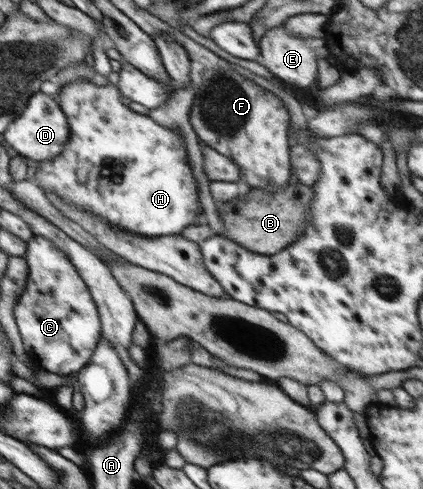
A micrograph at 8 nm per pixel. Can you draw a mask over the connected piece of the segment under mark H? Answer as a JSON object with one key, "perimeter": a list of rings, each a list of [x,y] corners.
{"perimeter":[[[75,81],[75,83],[69,83],[69,85],[62,87],[61,93],[59,93],[59,101],[61,102],[61,110],[64,111],[67,122],[69,122],[70,134],[64,150],[56,158],[42,161],[40,162],[40,167],[36,167],[35,178],[37,178],[37,184],[42,190],[57,194],[59,198],[70,203],[70,205],[74,205],[78,207],[78,209],[86,209],[86,211],[98,215],[101,219],[108,221],[111,225],[116,225],[116,227],[123,231],[128,231],[129,233],[143,237],[179,235],[185,227],[195,223],[197,213],[201,210],[201,205],[198,200],[198,185],[191,171],[191,166],[189,166],[189,158],[185,144],[180,142],[178,135],[174,133],[173,130],[165,129],[165,127],[159,126],[159,124],[153,121],[151,117],[148,117],[148,115],[140,115],[123,105],[117,93],[117,87],[114,85],[103,85],[103,87],[99,87],[99,85],[93,85],[90,81]]]}

